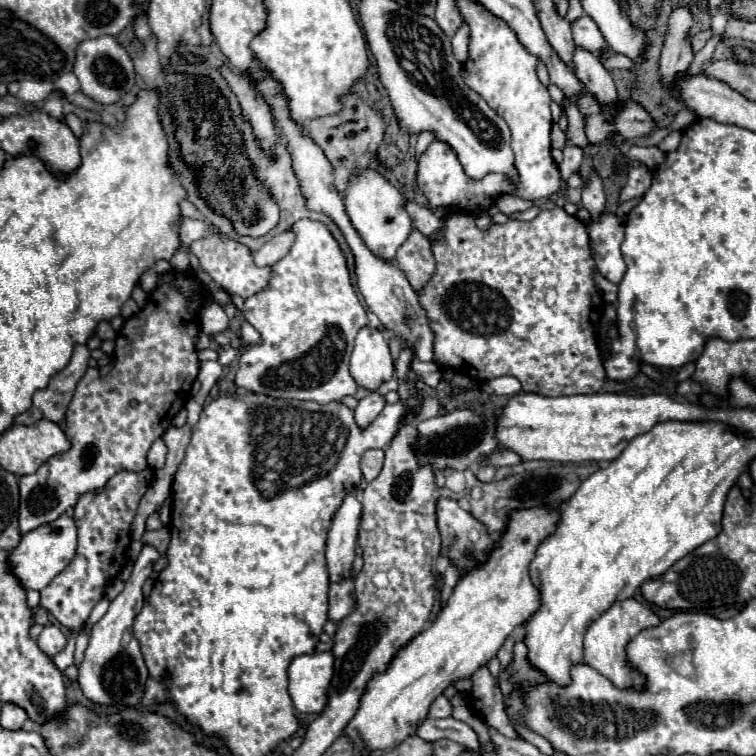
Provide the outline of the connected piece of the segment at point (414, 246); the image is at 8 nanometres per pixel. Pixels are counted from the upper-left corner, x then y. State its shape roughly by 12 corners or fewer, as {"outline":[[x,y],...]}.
{"outline":[[412,230],[396,262],[420,294],[436,272],[430,240]]}

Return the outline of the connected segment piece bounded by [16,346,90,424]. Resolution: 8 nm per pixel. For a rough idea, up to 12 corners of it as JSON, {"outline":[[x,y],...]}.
{"outline":[[76,346],[64,370],[32,398],[32,408],[16,418],[32,424],[40,418],[60,422],[90,352]]}

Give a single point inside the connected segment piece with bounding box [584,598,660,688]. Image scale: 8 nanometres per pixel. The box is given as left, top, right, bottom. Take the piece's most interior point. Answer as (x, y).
(604, 642)

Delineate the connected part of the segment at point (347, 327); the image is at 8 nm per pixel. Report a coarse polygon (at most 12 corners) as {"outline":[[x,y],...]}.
{"outline":[[328,226],[290,252],[242,314],[262,344],[234,382],[272,398],[342,400],[370,326]]}

